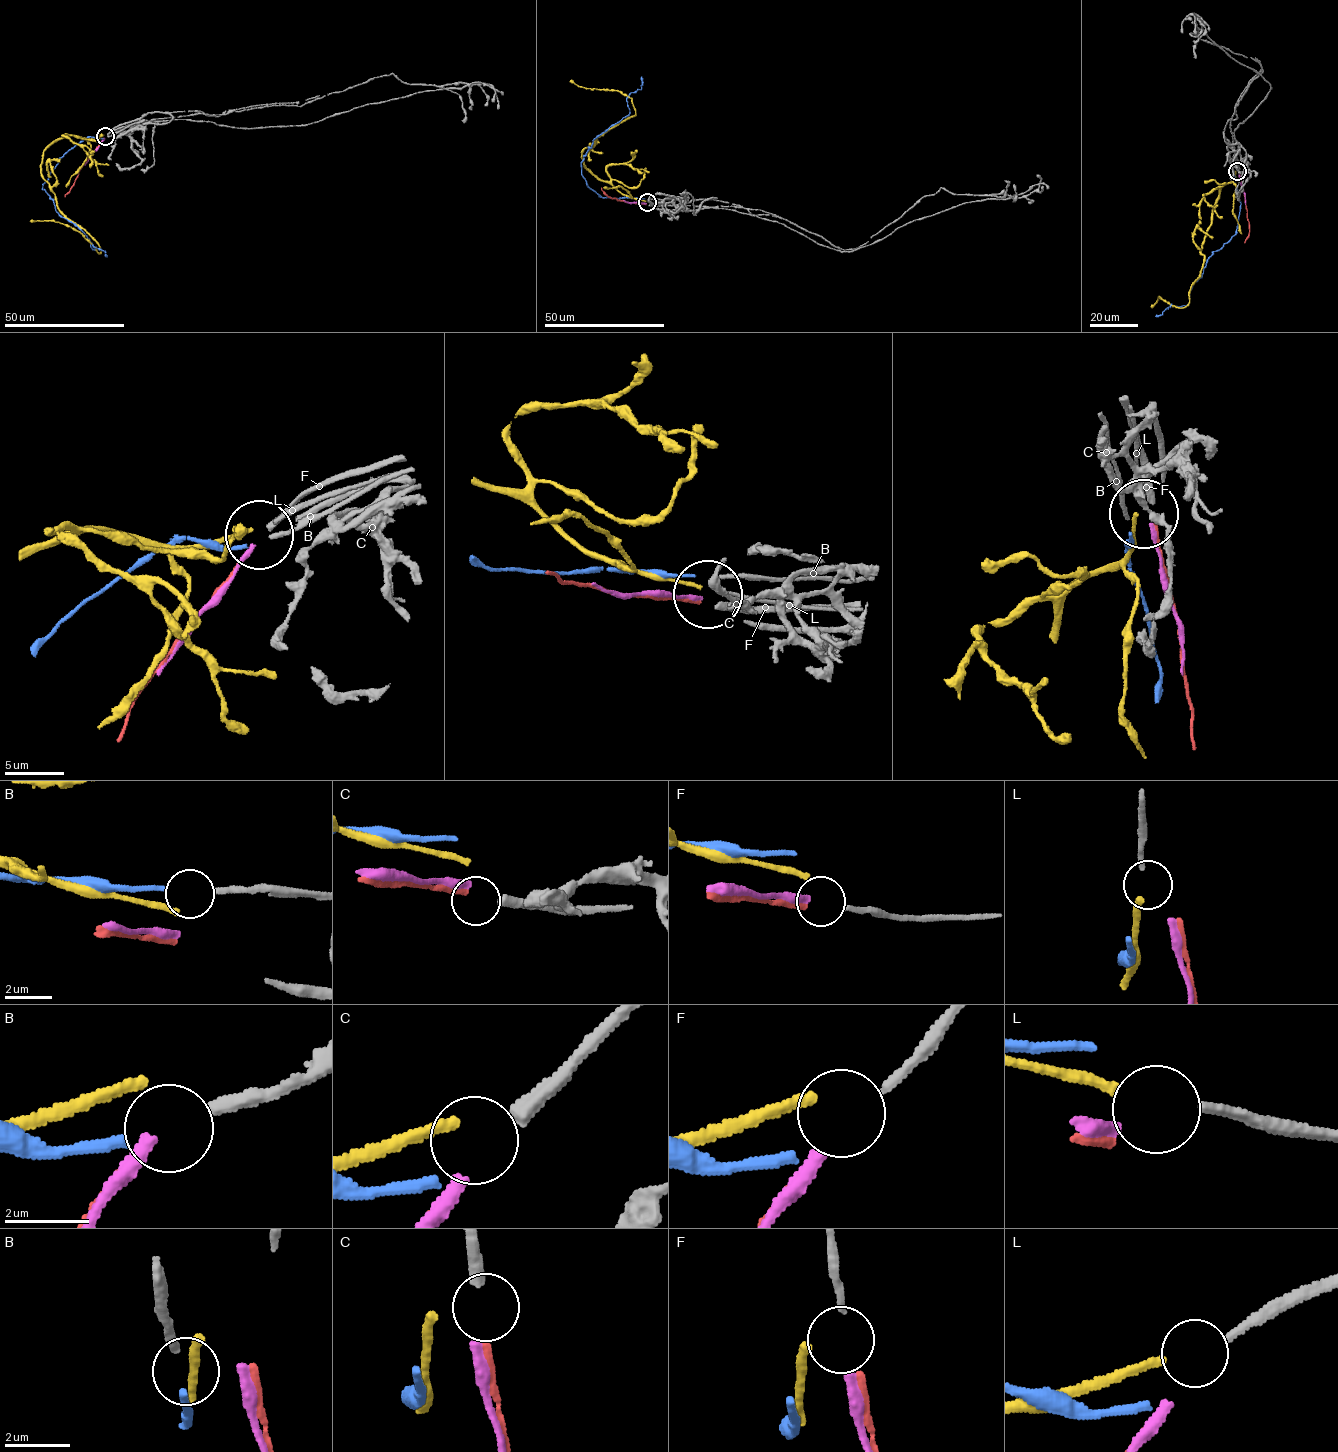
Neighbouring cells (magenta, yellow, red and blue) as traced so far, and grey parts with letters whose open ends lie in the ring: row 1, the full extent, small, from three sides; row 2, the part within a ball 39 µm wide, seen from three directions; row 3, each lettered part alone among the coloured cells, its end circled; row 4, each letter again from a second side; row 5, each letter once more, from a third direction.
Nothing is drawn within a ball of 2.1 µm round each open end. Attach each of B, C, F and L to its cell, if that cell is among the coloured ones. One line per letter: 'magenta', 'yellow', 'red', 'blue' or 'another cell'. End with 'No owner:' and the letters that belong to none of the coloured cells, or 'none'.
B: blue
C: red
F: magenta
L: yellow
No owner: none

